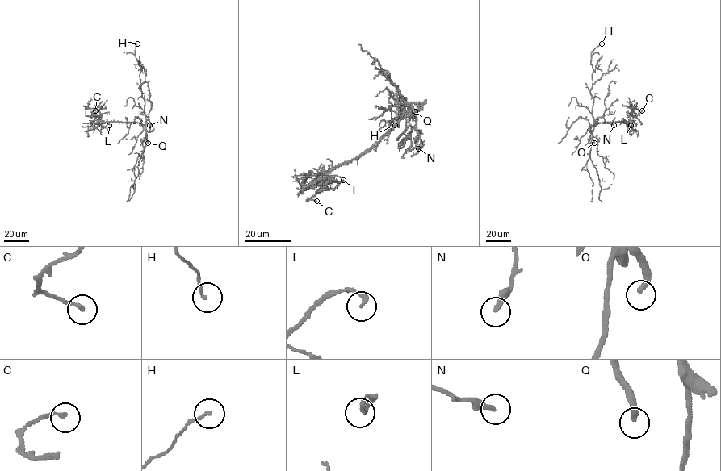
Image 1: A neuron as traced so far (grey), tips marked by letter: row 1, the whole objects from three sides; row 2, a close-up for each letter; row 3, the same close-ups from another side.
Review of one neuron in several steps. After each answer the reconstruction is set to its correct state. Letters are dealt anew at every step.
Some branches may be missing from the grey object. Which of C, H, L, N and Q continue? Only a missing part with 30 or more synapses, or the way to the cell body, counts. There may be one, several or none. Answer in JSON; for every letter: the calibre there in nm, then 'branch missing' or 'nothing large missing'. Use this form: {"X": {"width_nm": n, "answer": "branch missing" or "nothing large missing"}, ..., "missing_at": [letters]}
{"C": {"width_nm": 200, "answer": "nothing large missing"}, "H": {"width_nm": 130, "answer": "nothing large missing"}, "L": {"width_nm": 180, "answer": "nothing large missing"}, "N": {"width_nm": 280, "answer": "nothing large missing"}, "Q": {"width_nm": 300, "answer": "branch missing"}, "missing_at": ["Q"]}

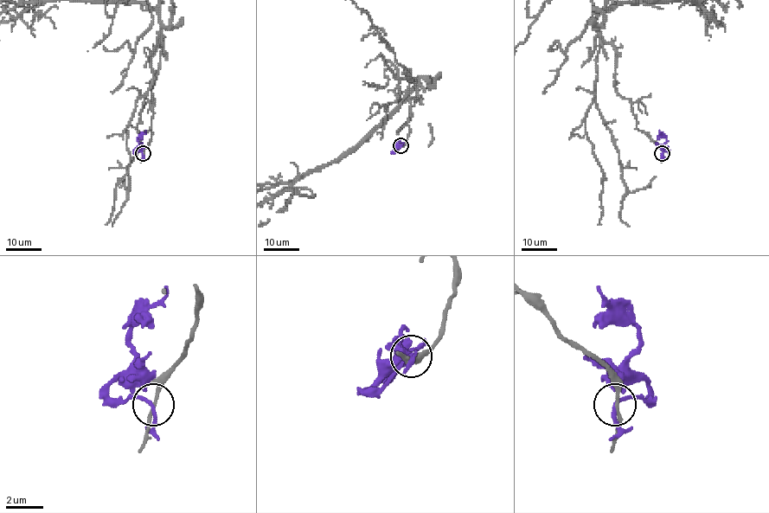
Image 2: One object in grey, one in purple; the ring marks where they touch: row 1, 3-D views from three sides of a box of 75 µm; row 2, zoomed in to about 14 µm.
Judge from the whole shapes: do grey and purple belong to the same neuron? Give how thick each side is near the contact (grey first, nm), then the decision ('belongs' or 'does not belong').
calibres 160 and 160 nm; does not belong

